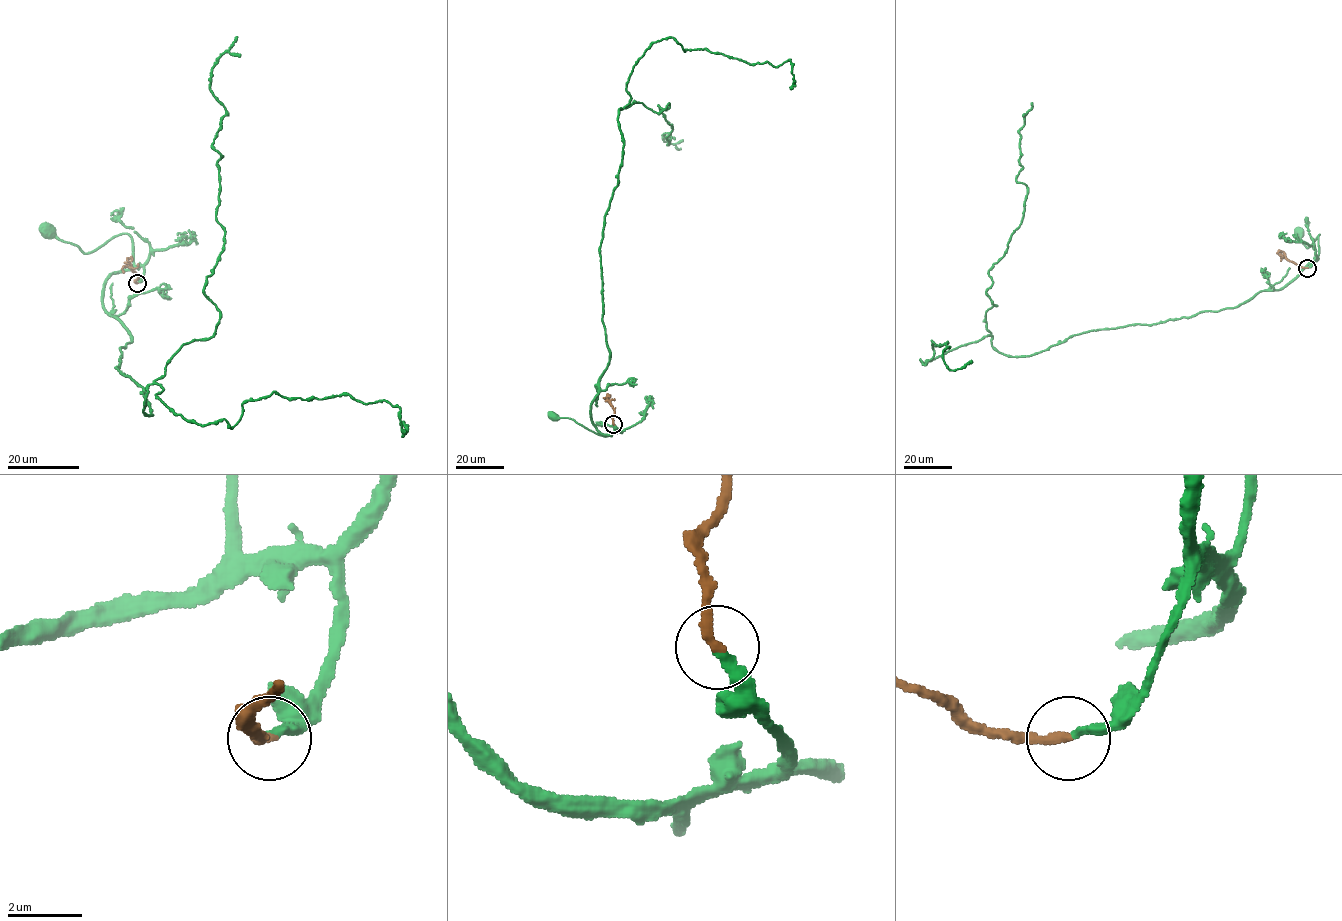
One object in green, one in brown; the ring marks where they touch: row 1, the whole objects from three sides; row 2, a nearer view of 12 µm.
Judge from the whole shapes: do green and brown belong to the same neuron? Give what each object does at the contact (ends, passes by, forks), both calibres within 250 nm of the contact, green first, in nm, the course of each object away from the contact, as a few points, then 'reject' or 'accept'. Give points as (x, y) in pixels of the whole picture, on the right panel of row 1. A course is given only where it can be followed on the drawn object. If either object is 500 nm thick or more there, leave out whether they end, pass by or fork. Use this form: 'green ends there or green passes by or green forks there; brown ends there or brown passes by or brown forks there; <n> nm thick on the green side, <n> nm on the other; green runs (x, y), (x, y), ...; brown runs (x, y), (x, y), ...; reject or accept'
green ends there; brown ends there; 280 nm thick on the green side, 280 nm on the other; green runs (1307, 267), (1318, 255), (1319, 234), (1307, 248), (1298, 231); brown runs (1307, 267), (1282, 256), (1280, 261); accept

